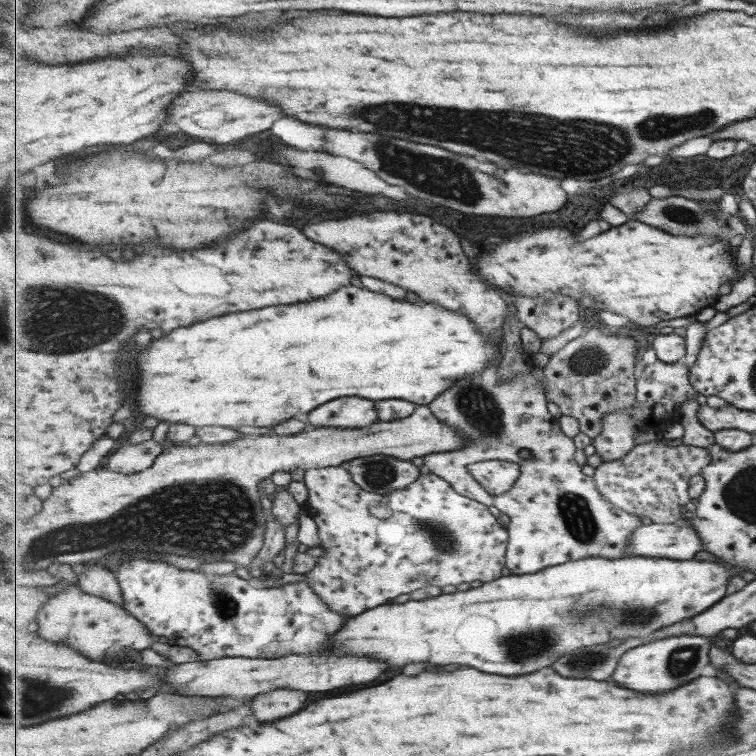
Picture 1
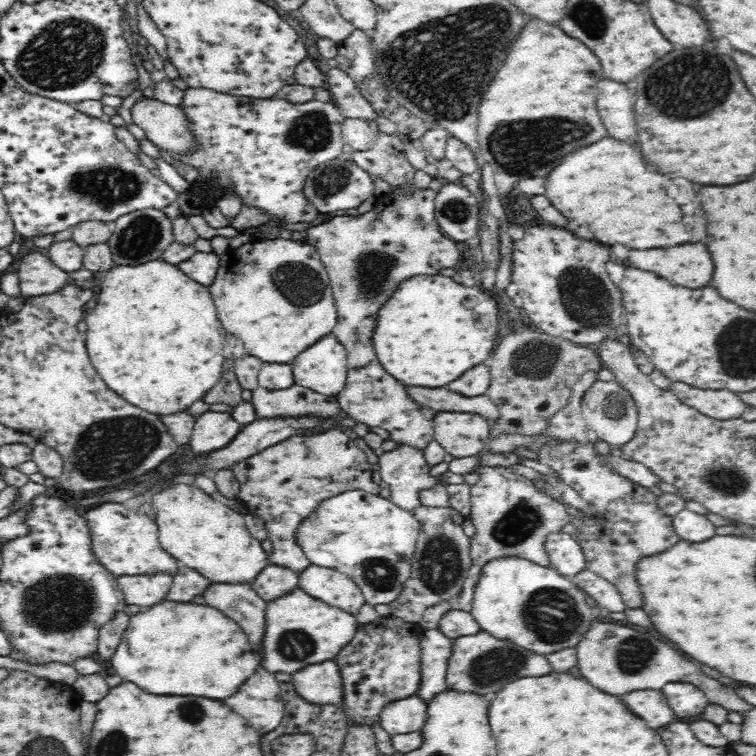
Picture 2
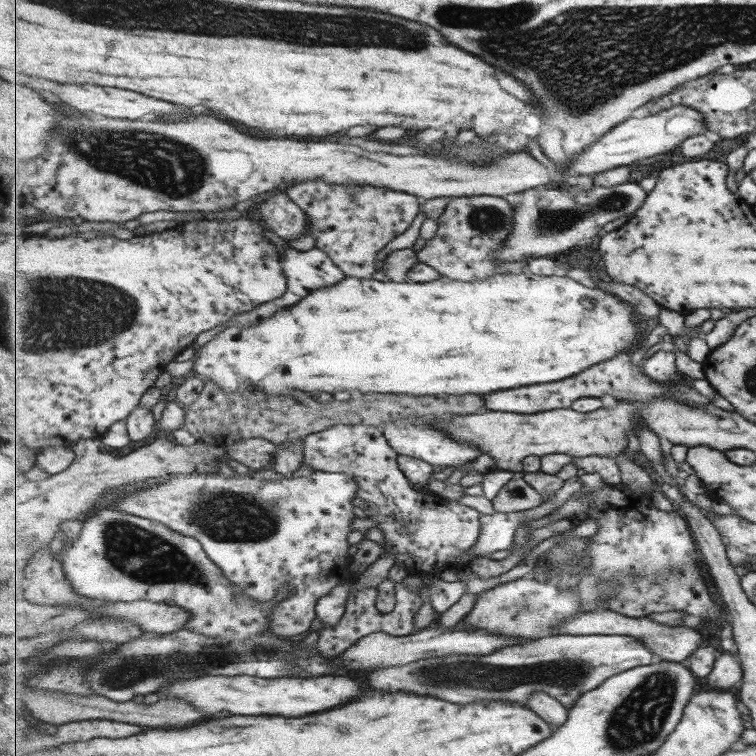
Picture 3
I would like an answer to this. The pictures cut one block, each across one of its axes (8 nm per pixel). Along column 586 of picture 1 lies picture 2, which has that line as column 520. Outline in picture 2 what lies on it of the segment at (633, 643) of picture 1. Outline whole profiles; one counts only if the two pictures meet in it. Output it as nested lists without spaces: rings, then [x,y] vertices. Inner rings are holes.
[[[480,631],[470,636],[459,636],[453,639],[453,653],[448,662],[445,685],[447,690],[455,692],[498,692],[504,684],[524,678],[524,676],[544,676],[552,668],[546,656],[526,652],[515,644],[495,639],[487,632]]]

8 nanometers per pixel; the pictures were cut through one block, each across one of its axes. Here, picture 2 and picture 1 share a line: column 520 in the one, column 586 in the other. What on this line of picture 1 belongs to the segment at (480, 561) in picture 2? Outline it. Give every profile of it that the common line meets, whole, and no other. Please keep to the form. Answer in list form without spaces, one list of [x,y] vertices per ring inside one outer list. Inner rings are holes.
[[[501,352],[497,360],[485,370],[485,374],[459,380],[453,388],[449,388],[449,392],[445,392],[445,396],[439,396],[433,404],[428,404],[435,416],[441,416],[441,421],[459,430],[467,446],[453,452],[427,455],[423,457],[423,464],[431,473],[448,480],[463,496],[473,497],[487,506],[495,506],[500,512],[508,515],[510,541],[506,564],[513,575],[533,574],[547,567],[589,558],[589,556],[609,559],[631,556],[628,554],[628,544],[632,543],[634,532],[643,526],[641,517],[617,509],[602,494],[599,494],[593,478],[583,474],[581,466],[575,462],[575,452],[578,450],[576,441],[564,433],[559,419],[549,412],[548,396],[534,377],[532,369],[530,373],[518,375],[515,380],[507,384],[499,380],[499,366],[503,358],[505,356]],[[521,450],[528,451],[531,456],[528,459],[521,458]],[[484,460],[505,460],[521,465],[521,476],[509,492],[491,494],[471,474],[470,465]]]

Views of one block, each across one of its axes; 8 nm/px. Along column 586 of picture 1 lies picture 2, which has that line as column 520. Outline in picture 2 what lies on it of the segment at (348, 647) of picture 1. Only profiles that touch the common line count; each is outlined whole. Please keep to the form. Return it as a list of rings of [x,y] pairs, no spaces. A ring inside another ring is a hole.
[[[502,558],[482,568],[469,612],[481,630],[495,639],[512,642],[536,654],[552,654],[574,648],[584,638],[597,614],[590,601],[573,579],[554,568],[523,558]]]

